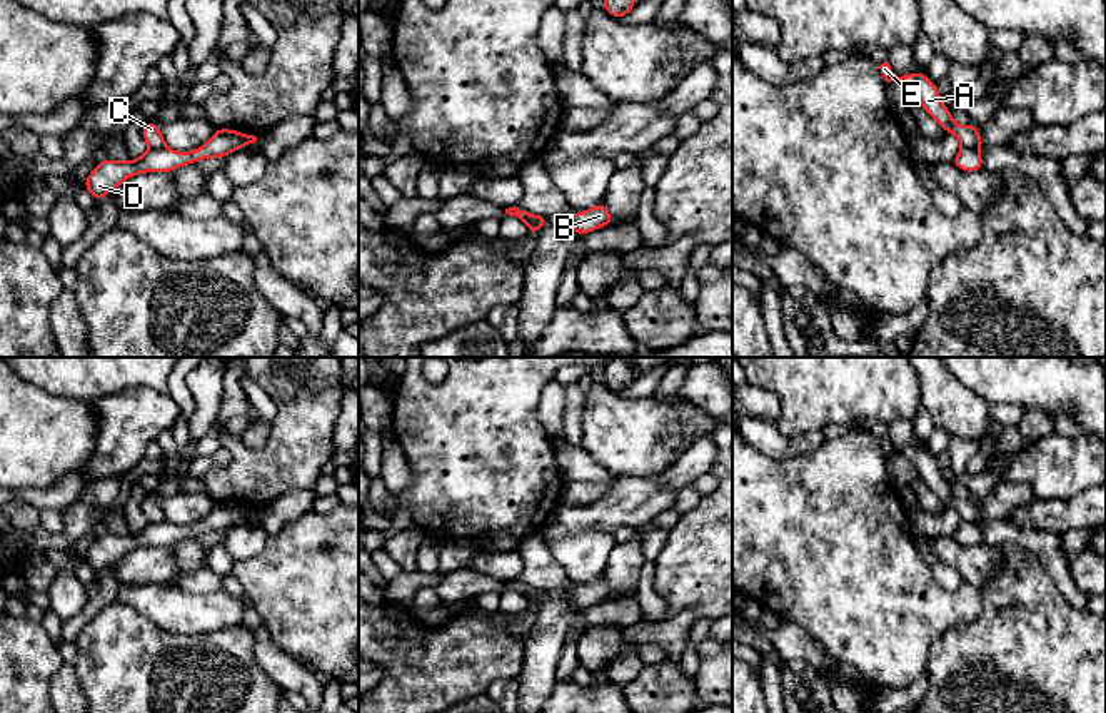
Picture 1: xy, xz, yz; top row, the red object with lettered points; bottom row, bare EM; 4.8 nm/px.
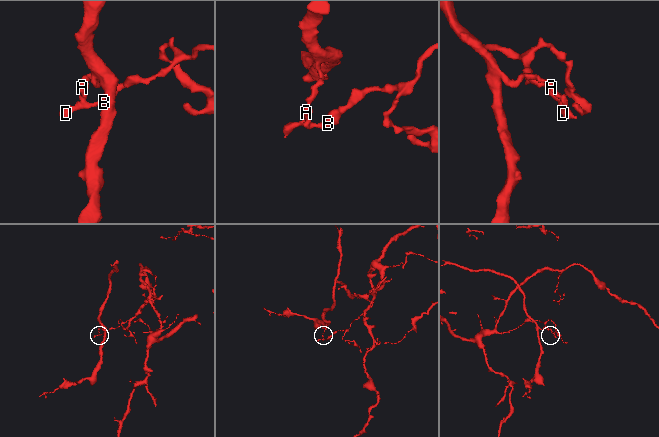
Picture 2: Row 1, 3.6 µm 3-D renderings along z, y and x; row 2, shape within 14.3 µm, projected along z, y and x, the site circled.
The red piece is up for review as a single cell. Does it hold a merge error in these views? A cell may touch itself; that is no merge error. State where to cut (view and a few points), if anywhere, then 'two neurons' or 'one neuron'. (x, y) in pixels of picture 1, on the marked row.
xy (165, 146), (150, 149) | two neurons

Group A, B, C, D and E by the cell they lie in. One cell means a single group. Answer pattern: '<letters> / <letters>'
A C E / B D

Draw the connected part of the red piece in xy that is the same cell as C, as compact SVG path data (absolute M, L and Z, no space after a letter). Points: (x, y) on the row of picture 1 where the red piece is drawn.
M145 122L142 127L142 137L148 144L150 149L165 149L165 139L160 132L160 127L153 122Z

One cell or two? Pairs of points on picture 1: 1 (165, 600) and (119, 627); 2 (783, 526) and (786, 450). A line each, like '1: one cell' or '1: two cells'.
1: two cells
2: two cells

